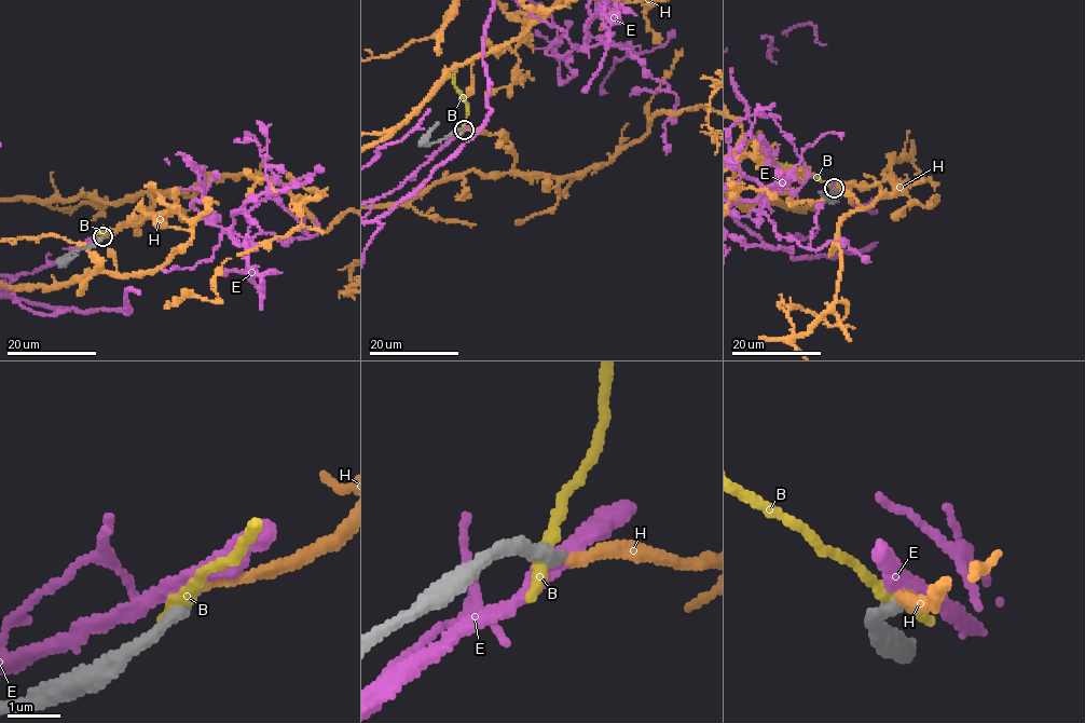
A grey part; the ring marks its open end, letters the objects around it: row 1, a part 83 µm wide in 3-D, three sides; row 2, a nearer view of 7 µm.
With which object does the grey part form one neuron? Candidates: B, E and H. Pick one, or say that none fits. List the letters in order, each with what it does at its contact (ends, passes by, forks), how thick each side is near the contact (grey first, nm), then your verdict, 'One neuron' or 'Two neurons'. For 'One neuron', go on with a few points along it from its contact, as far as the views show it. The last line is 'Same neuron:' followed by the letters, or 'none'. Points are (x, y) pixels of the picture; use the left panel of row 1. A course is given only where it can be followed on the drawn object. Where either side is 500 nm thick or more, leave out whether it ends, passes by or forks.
B: It ends there. Thickness 320 nm (grey) against 240 nm. Two neurons
E: It passes by. Thickness 260 nm (grey) against 280 nm. Two neurons
H: It ends there. Thickness 280 nm (grey) against 190 nm. One neuron
Same neuron: H

